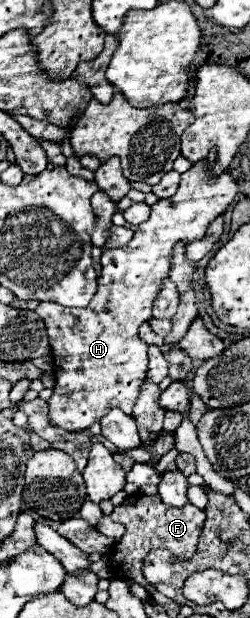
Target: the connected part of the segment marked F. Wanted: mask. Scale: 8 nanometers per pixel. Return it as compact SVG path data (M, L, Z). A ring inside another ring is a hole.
M134 494L134 496L128 496L124 500L124 504L116 506L112 510L110 518L124 524L124 528L126 528L124 538L120 538L120 542L114 544L112 554L110 554L110 564L112 564L114 572L120 574L122 578L128 578L128 580L134 580L134 582L146 586L142 566L144 566L144 558L148 556L148 552L156 550L156 548L164 548L164 550L170 550L180 560L192 558L196 554L196 544L198 544L198 536L200 536L206 514L204 514L204 510L200 510L192 504L174 508L174 506L162 504L162 500L158 496Z

